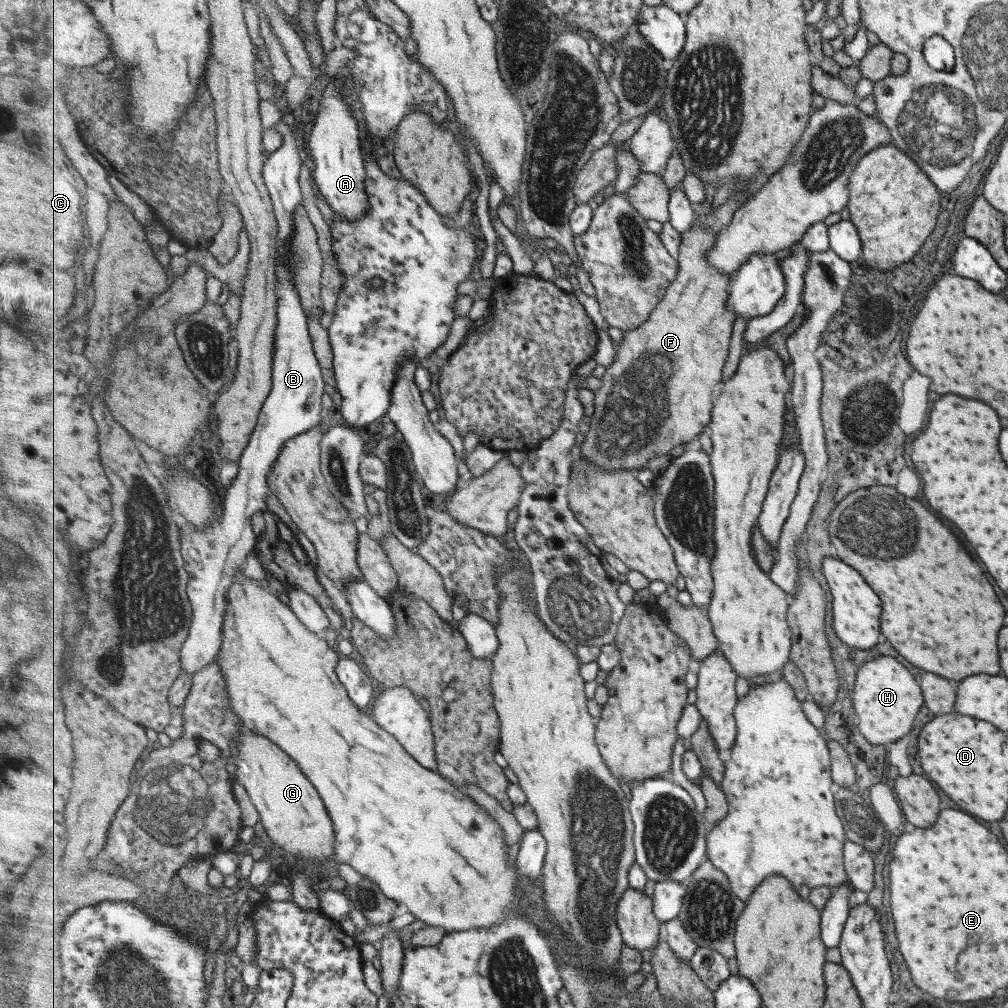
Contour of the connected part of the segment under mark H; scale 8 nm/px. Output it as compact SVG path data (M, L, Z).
M879 656L857 668L853 686L853 710L857 716L857 726L867 742L889 744L899 740L911 730L913 718L921 708L921 692L917 682L911 678L907 668L903 668L891 656Z

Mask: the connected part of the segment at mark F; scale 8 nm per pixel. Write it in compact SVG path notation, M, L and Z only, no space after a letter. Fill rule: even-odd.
M699 219L690 229L682 236L678 277L670 284L665 298L648 321L637 330L625 333L624 339L615 343L615 361L602 378L603 386L594 392L595 413L577 453L583 460L604 469L637 471L646 467L648 460L669 454L679 444L691 442L711 421L715 391L722 382L733 338L733 324L737 320L737 314L727 310L733 276L723 274L708 261L708 252L715 247L718 233L703 228Z

